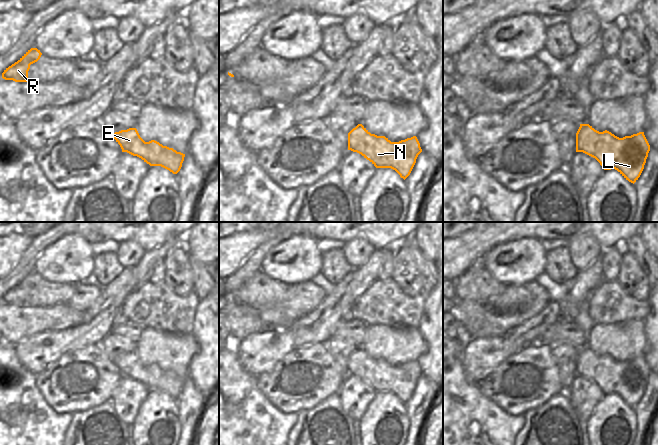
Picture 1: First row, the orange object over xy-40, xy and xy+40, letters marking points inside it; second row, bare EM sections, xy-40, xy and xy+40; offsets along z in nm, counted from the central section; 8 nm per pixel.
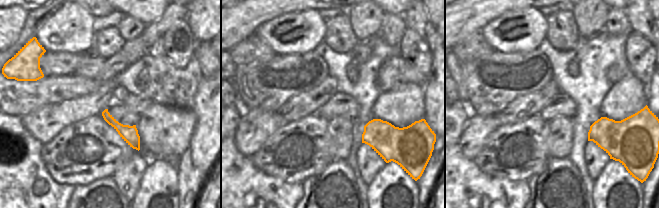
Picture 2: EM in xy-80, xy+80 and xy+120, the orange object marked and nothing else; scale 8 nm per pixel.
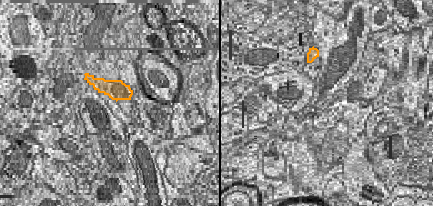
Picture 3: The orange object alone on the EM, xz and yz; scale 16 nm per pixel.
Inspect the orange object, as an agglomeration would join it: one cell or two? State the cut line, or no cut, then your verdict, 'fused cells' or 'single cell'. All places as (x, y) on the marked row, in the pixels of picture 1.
no cut; single cell

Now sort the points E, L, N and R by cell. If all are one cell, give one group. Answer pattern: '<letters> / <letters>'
E L N R

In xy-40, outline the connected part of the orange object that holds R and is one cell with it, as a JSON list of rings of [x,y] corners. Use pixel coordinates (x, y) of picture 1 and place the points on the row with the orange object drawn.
[[[37,48],[28,50],[17,62],[9,66],[2,73],[5,80],[13,80],[15,82],[28,82],[28,71],[30,65],[37,62],[42,53]]]

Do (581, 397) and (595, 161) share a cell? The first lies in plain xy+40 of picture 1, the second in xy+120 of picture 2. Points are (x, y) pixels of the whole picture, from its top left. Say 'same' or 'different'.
same

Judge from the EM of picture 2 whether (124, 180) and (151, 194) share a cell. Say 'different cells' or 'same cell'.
different cells

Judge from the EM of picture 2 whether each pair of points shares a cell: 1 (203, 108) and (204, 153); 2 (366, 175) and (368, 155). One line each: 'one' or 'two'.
1: one
2: one

